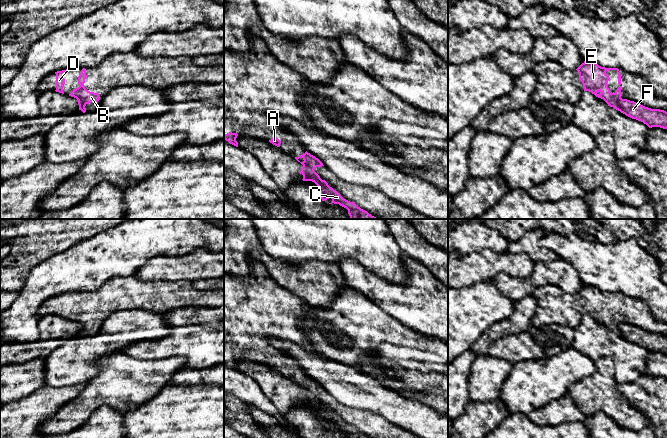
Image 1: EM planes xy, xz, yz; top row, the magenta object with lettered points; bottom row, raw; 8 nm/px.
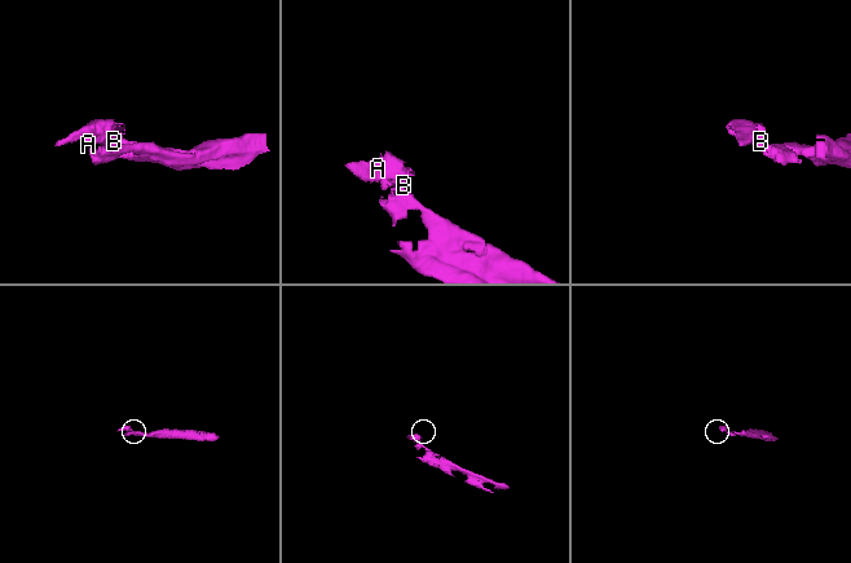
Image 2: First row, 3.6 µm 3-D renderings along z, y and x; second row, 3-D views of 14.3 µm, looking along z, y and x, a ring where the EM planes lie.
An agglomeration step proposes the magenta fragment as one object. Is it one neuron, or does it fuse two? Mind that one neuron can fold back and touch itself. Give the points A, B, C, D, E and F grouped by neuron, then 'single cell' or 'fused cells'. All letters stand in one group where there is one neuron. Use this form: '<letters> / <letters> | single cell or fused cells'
A B D E / C F | fused cells

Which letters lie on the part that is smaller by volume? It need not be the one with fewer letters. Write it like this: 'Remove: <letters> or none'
Remove: A, B, D, E

